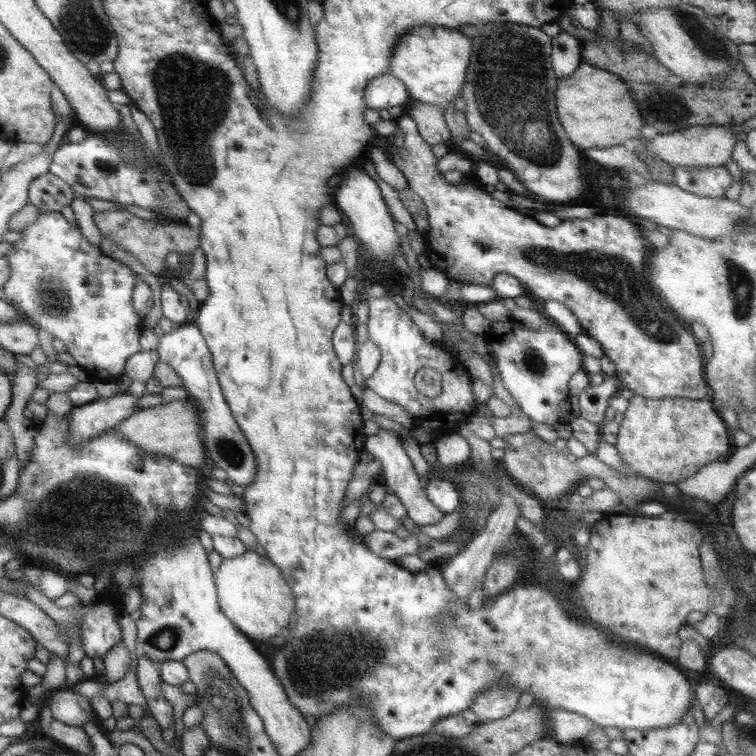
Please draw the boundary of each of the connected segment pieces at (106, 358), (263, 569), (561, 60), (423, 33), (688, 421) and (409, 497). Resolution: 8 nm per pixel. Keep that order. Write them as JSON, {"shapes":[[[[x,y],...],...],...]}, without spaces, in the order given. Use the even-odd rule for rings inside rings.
{"shapes":[[[[39,209],[37,219],[35,219],[30,226],[24,228],[20,234],[21,238],[12,244],[13,251],[10,251],[5,256],[7,262],[9,262],[9,268],[11,268],[11,275],[9,275],[9,279],[7,279],[2,286],[5,296],[11,300],[14,307],[19,310],[20,314],[27,322],[35,327],[41,328],[41,330],[45,330],[45,332],[49,332],[49,334],[53,336],[53,339],[57,338],[57,340],[61,340],[61,342],[65,344],[65,352],[73,356],[73,360],[77,362],[76,366],[81,367],[87,372],[91,379],[117,381],[118,377],[125,370],[124,364],[127,362],[127,358],[133,356],[135,352],[139,352],[140,350],[137,340],[139,340],[139,334],[143,326],[142,318],[137,316],[131,300],[131,292],[133,292],[133,286],[135,285],[133,284],[133,271],[119,260],[105,255],[98,246],[89,243],[87,239],[83,237],[83,234],[80,234],[80,229],[76,222],[69,224],[60,212]],[[89,286],[97,286],[97,288],[95,288],[94,292],[90,292]]],[[[246,550],[234,558],[222,560],[214,571],[213,579],[221,612],[252,642],[267,640],[290,624],[289,618],[291,620],[295,612],[291,588],[266,557],[254,550]]],[[[560,32],[551,38],[551,68],[557,80],[568,78],[582,62],[581,40]]],[[[415,26],[403,33],[393,45],[389,73],[405,86],[411,102],[437,105],[443,110],[453,103],[455,96],[460,95],[471,47],[471,40],[458,30],[441,26]]],[[[635,394],[629,398],[623,416],[613,446],[628,468],[653,481],[675,484],[675,481],[694,474],[701,466],[726,458],[734,449],[731,434],[709,398],[653,399]]],[[[380,429],[373,436],[366,436],[362,446],[364,451],[369,452],[381,463],[378,480],[381,480],[389,492],[400,501],[406,511],[406,516],[411,518],[416,525],[435,524],[443,517],[443,513],[428,500],[425,493],[426,484],[418,478],[417,472],[415,472],[407,454],[405,454],[405,450],[403,450],[400,439],[395,432]]]]}

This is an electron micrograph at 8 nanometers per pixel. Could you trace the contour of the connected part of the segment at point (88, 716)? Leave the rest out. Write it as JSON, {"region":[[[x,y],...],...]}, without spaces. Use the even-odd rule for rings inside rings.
{"region":[[[69,688],[51,691],[45,702],[53,719],[63,724],[82,727],[87,721],[97,720],[89,701]]]}

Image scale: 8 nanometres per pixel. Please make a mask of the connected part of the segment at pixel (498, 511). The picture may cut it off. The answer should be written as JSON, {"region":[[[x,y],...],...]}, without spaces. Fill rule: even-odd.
{"region":[[[500,494],[500,500],[498,501],[498,508],[494,508],[492,513],[488,514],[488,517],[483,524],[481,532],[473,535],[467,542],[465,542],[453,556],[453,558],[447,560],[441,567],[443,581],[447,583],[447,587],[453,591],[455,597],[459,597],[459,601],[463,603],[468,601],[469,591],[482,583],[483,575],[487,571],[487,567],[493,561],[493,557],[496,556],[497,547],[501,545],[503,539],[507,535],[511,535],[515,528],[515,518],[520,516],[518,508],[518,502],[514,500],[514,496],[510,494]]]}

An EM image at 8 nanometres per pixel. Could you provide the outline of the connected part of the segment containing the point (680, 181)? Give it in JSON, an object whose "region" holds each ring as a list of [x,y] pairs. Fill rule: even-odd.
{"region":[[[724,165],[713,167],[671,167],[673,184],[702,197],[723,197],[733,178]]]}

